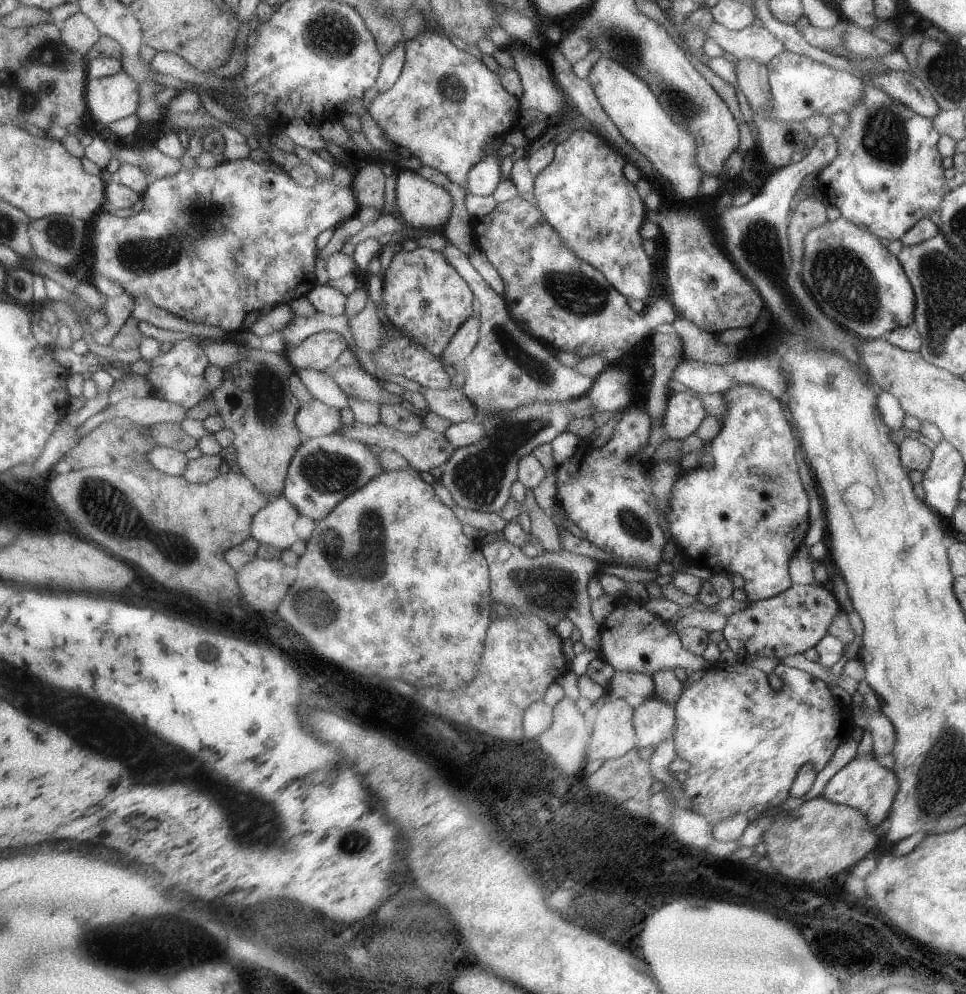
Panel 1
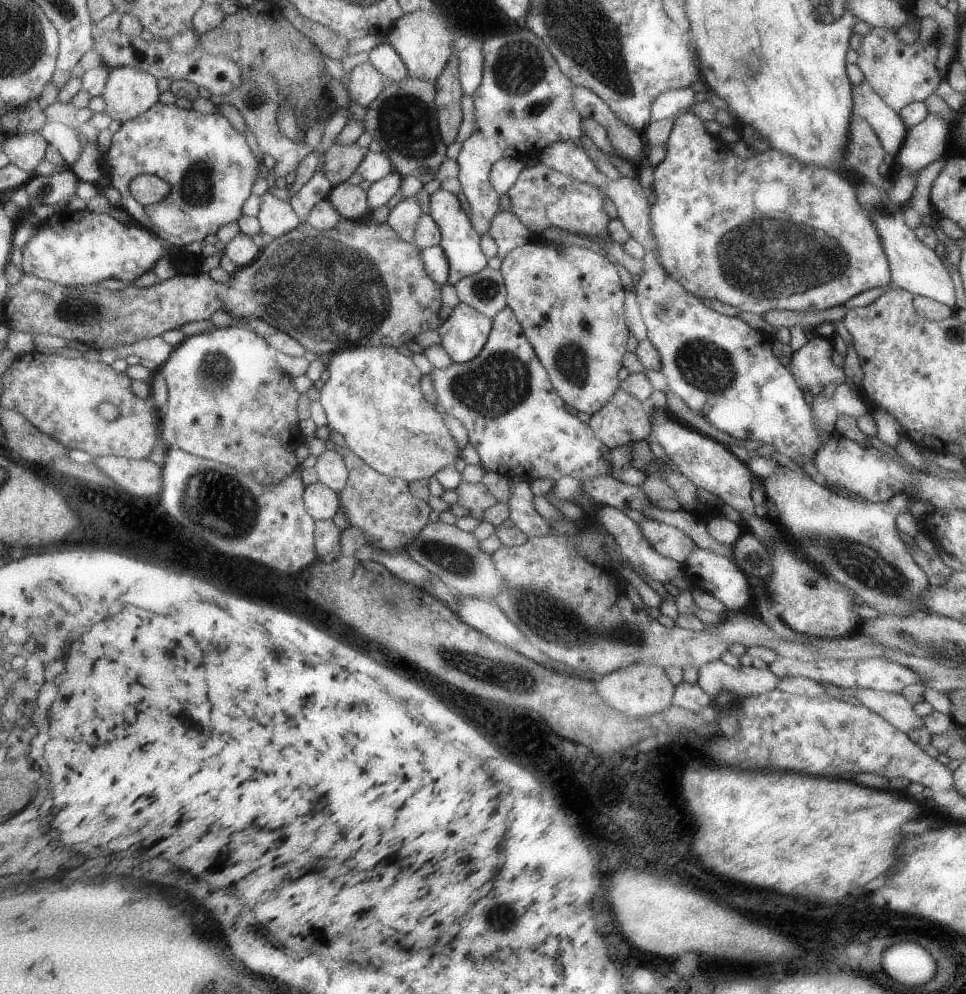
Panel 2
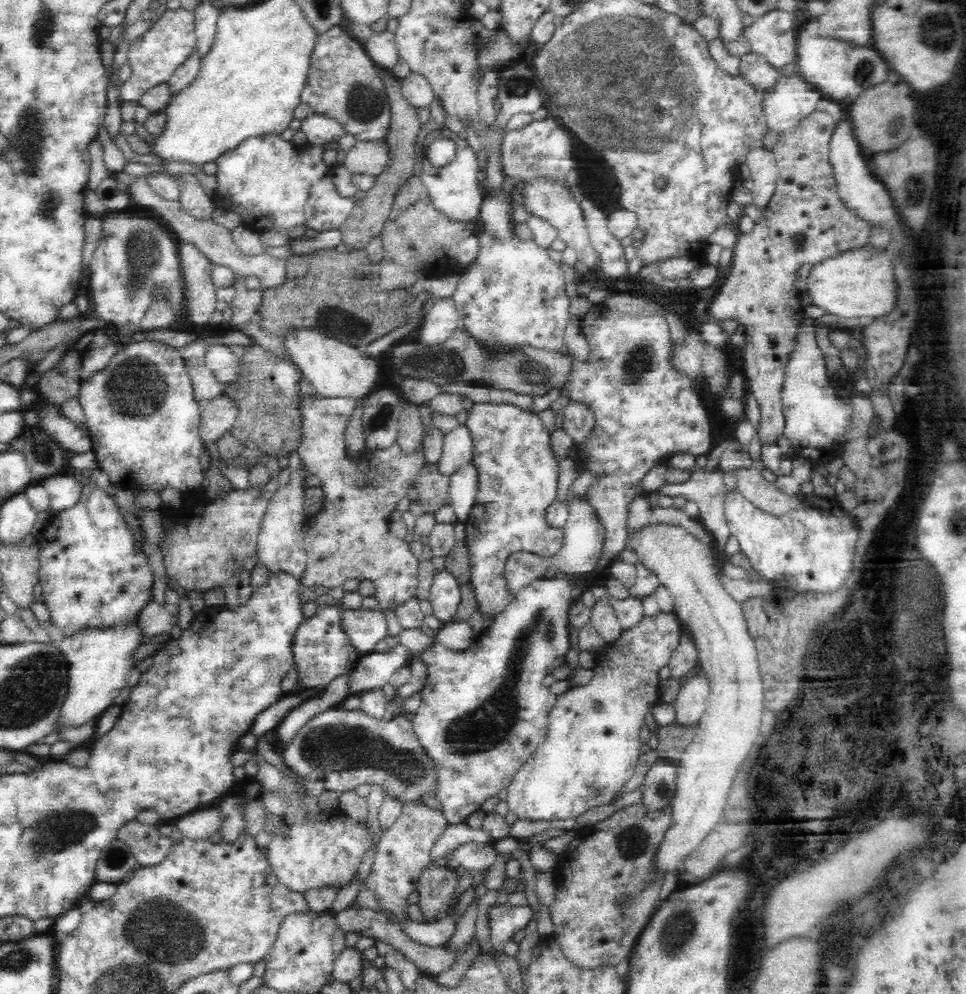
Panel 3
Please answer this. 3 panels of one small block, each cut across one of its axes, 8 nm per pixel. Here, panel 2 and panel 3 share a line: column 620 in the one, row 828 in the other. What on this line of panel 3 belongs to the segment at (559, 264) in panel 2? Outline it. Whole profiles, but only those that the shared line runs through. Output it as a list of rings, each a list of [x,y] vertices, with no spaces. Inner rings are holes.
[[[256,750],[250,751],[249,756],[253,756],[258,765],[256,774],[256,785],[262,793],[272,792],[282,799],[286,799],[284,808],[284,822],[282,822],[282,832],[272,834],[272,842],[268,846],[268,863],[272,866],[273,875],[279,878],[279,882],[286,886],[291,892],[306,893],[317,891],[322,886],[344,886],[350,882],[358,870],[358,864],[362,862],[364,852],[372,846],[370,834],[368,834],[368,824],[360,826],[358,822],[354,824],[352,818],[342,818],[340,814],[334,814],[328,822],[324,822],[318,830],[318,824],[314,822],[310,828],[306,828],[302,814],[314,812],[316,808],[316,798],[308,796],[304,802],[296,794],[296,784],[288,782],[284,775],[259,755]],[[300,812],[300,814],[296,814]],[[300,816],[300,818],[298,818]]]

